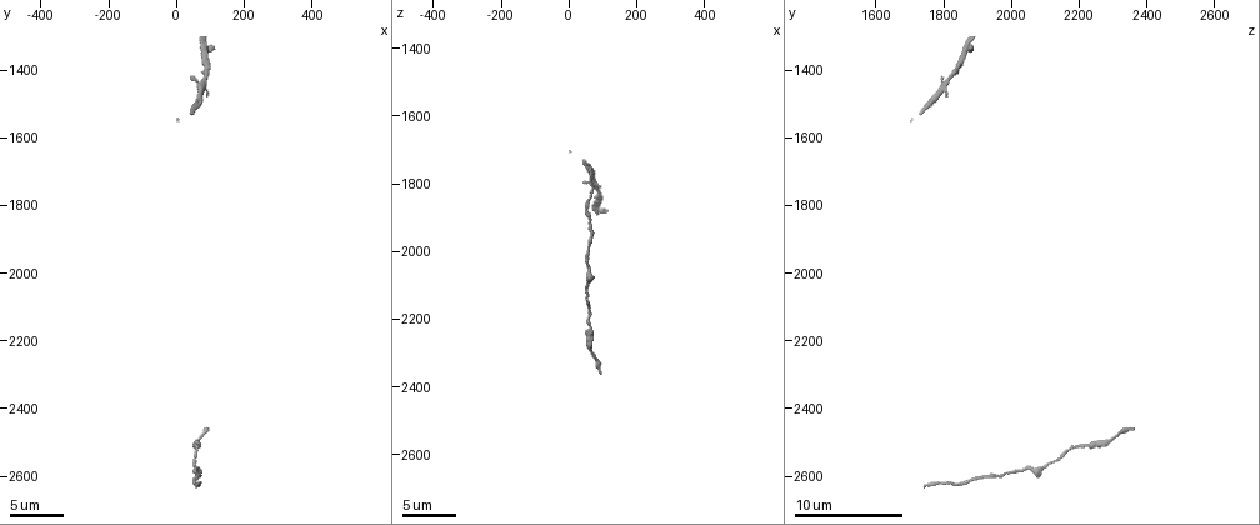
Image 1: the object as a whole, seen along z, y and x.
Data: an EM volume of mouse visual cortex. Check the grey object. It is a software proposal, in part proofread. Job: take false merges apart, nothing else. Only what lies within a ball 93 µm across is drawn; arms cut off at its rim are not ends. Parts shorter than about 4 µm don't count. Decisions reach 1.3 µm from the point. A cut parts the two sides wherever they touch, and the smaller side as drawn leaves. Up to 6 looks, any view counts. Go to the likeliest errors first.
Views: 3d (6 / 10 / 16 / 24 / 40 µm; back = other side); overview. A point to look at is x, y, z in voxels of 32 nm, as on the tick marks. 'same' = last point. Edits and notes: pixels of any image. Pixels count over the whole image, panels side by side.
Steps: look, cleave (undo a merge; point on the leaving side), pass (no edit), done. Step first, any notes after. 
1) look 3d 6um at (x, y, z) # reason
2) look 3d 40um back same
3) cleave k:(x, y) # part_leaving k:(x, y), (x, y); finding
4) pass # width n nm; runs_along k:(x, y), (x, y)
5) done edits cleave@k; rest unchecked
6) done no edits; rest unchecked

look 3d 6um at (60, 2500, 2270) # calibre changes

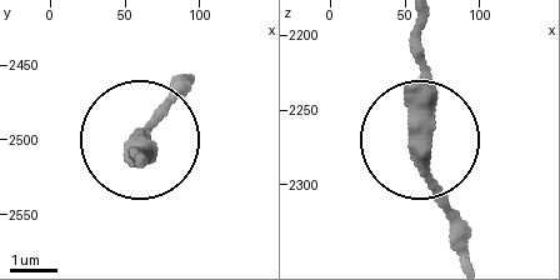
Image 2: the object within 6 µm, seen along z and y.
pass # width 350 nm; one neuron here

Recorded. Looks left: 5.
look 3d 16um at (70, 2600, 1910)

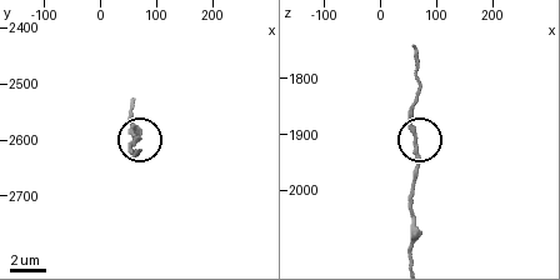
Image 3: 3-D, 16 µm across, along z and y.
pass # width 210 nm; one neuron here

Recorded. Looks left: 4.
look 3d 10um at (60, 2560, 2110) # sudden change in width

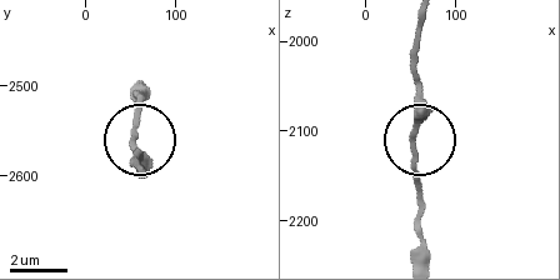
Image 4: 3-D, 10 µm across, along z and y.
look 3d 10um back at (55, 2560, 2115)

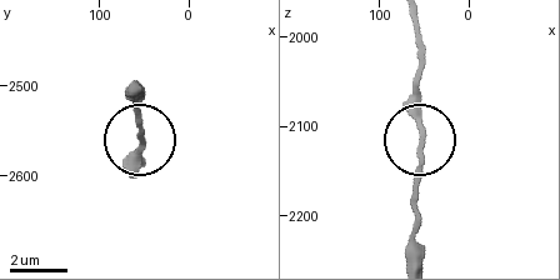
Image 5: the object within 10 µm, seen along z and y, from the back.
pass # runs_along 5:(419, 191), (419, 68); all the same neuron

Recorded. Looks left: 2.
done no edits; rest unchecked

